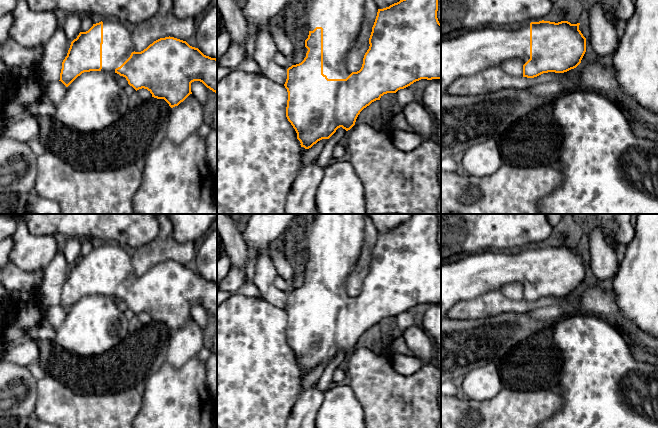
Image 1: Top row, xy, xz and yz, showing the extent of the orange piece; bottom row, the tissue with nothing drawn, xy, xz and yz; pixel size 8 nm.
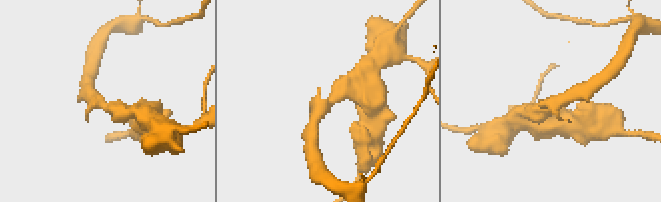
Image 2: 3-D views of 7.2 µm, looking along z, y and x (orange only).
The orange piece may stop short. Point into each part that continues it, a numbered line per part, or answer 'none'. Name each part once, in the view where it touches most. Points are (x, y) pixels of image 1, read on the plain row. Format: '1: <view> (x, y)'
1: xz (341, 237)

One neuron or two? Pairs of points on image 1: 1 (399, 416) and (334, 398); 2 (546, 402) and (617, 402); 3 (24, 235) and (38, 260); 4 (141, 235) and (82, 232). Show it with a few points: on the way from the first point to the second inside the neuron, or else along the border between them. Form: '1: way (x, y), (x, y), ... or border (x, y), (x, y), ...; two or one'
1: border (348, 386), (360, 403), (364, 417); two
2: border (558, 391), (562, 399), (562, 407), (549, 417); two
3: way (24, 241), (33, 254); one
4: way (126, 229), (97, 229); one

